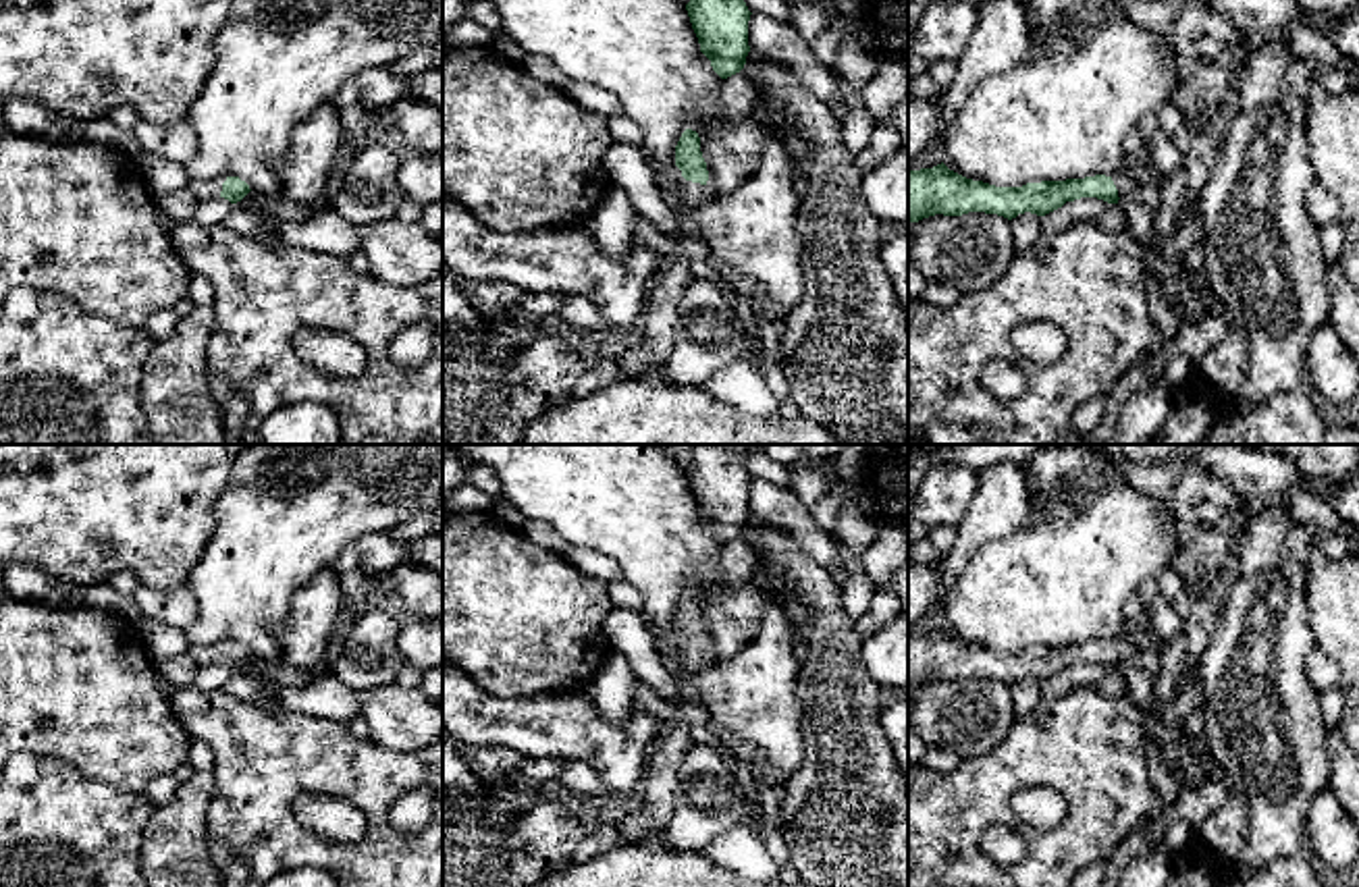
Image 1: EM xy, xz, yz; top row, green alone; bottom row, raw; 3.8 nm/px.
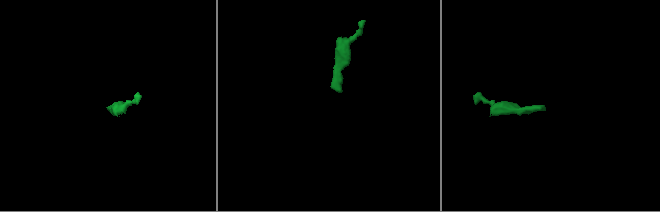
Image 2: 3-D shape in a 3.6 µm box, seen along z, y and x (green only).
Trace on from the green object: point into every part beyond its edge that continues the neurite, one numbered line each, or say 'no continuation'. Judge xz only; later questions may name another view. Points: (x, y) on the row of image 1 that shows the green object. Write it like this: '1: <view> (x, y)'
1: xz (693, 196)

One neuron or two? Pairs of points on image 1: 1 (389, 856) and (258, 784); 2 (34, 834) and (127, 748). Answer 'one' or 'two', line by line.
1: one
2: two

